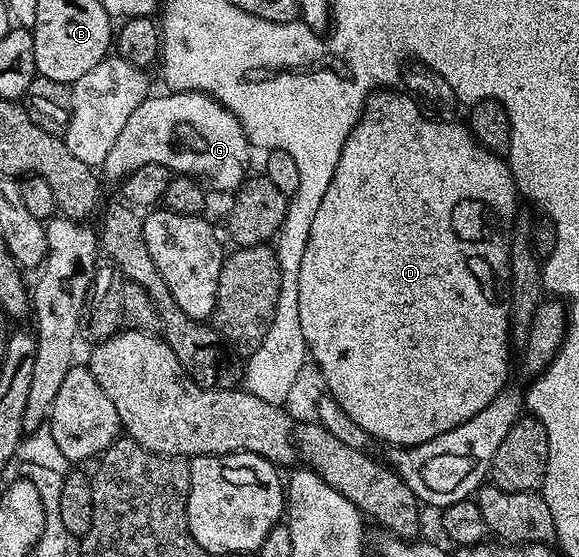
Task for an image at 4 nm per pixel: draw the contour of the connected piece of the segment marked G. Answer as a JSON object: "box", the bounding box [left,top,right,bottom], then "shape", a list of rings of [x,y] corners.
{"box":[126,90,250,191],"shape":[[[196,90],[163,93],[157,98],[145,98],[134,112],[130,112],[130,120],[126,120],[128,126],[144,126],[136,134],[146,136],[146,148],[152,150],[150,164],[162,164],[176,176],[187,175],[202,180],[209,191],[239,190],[246,181],[244,169],[248,166],[250,151],[240,121],[209,94],[199,94]]]}

